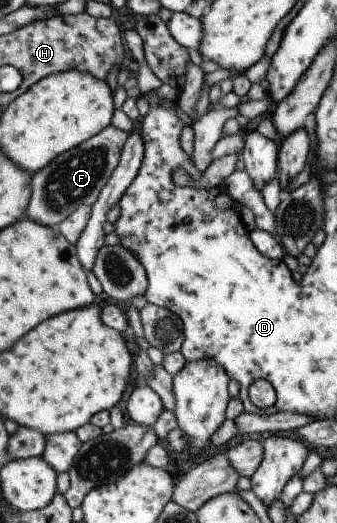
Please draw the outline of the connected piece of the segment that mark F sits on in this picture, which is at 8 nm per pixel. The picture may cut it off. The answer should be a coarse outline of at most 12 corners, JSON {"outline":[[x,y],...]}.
{"outline":[[110,125],[34,174],[28,218],[96,204],[130,132]]}

